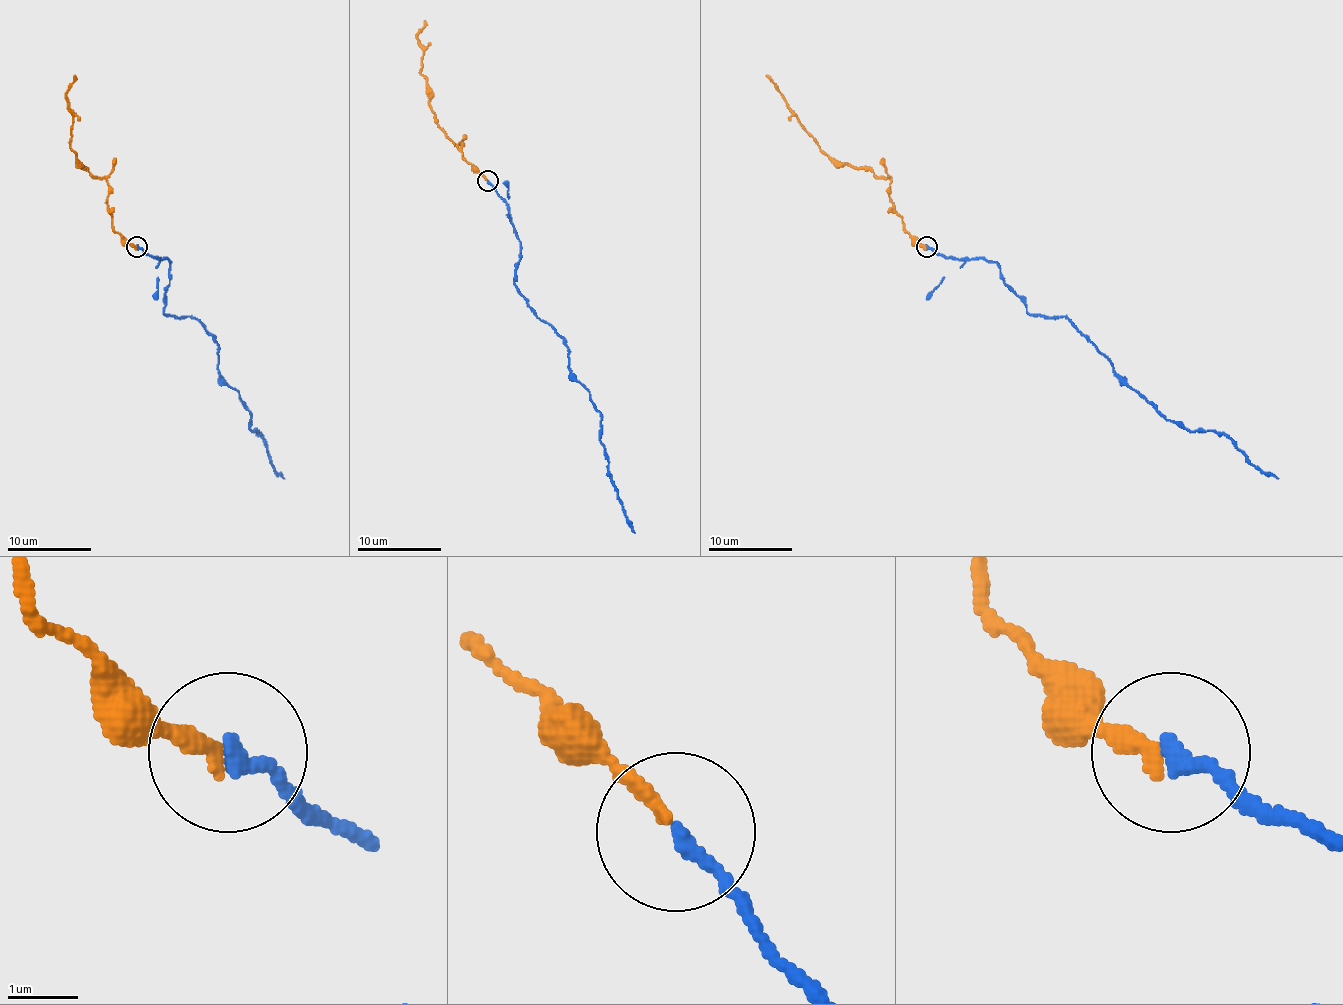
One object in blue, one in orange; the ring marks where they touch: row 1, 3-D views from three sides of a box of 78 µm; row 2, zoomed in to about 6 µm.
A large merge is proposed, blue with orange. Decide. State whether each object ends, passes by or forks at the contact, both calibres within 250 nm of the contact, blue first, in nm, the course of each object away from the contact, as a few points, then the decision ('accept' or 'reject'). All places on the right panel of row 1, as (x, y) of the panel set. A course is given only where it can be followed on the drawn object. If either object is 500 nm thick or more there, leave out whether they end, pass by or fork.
blue ends | orange ends | 240/220 nm | blue via (926, 247), (995, 262), (1029, 312), (1065, 317), (1168, 420), (1223, 432), (1277, 479) | orange via (926, 247), (905, 228), (894, 209), (888, 177), (877, 177), (869, 169), (835, 163), (765, 74) | accept

